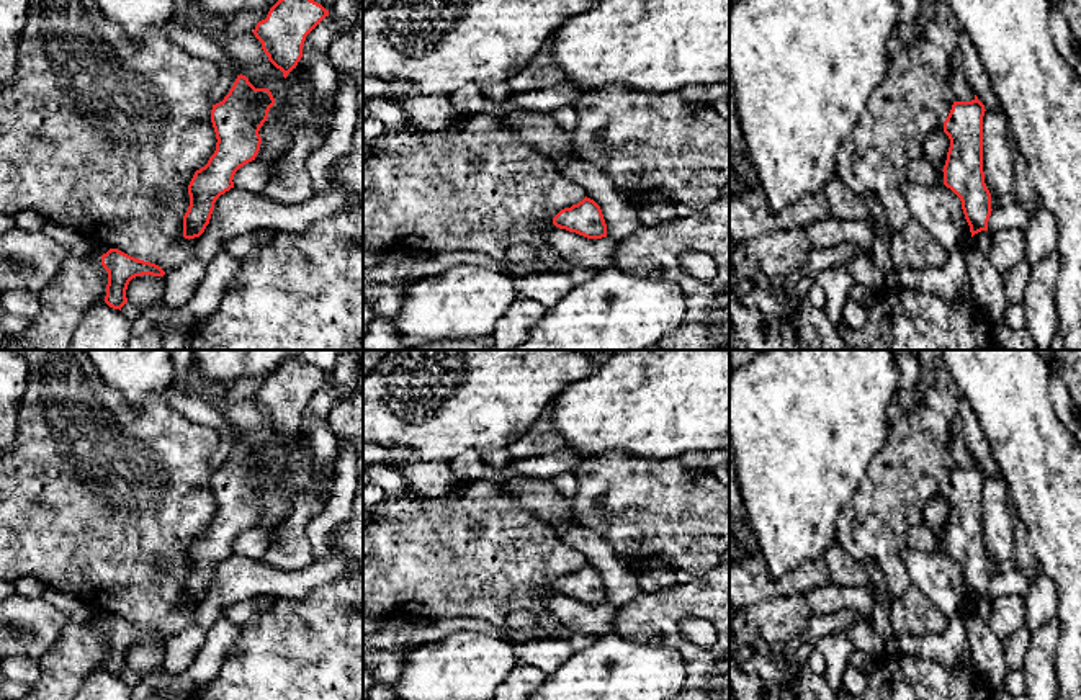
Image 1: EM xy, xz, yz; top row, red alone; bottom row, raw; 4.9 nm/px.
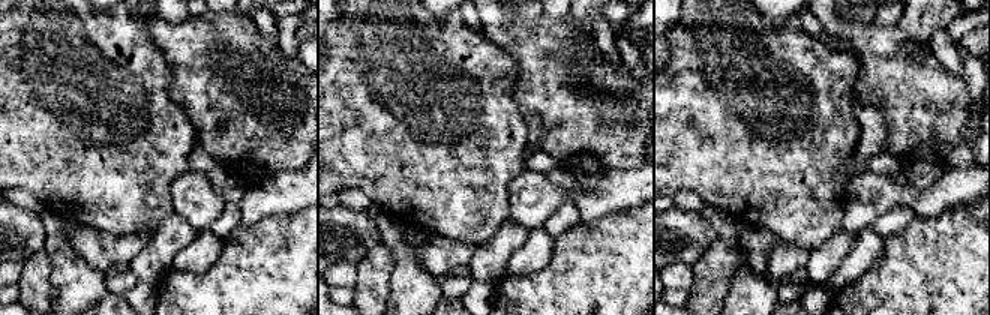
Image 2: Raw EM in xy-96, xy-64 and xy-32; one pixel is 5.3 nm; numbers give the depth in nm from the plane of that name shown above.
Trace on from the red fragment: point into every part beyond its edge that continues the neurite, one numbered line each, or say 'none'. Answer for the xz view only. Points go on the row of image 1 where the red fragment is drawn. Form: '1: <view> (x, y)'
none

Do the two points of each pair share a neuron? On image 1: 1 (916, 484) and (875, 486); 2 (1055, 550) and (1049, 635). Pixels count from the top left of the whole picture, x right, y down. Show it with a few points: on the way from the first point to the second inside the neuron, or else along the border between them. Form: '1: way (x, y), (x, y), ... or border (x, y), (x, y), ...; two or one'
1: way (906, 484), (885, 486); one
2: border (1055, 615), (1058, 623), (1055, 656); two

